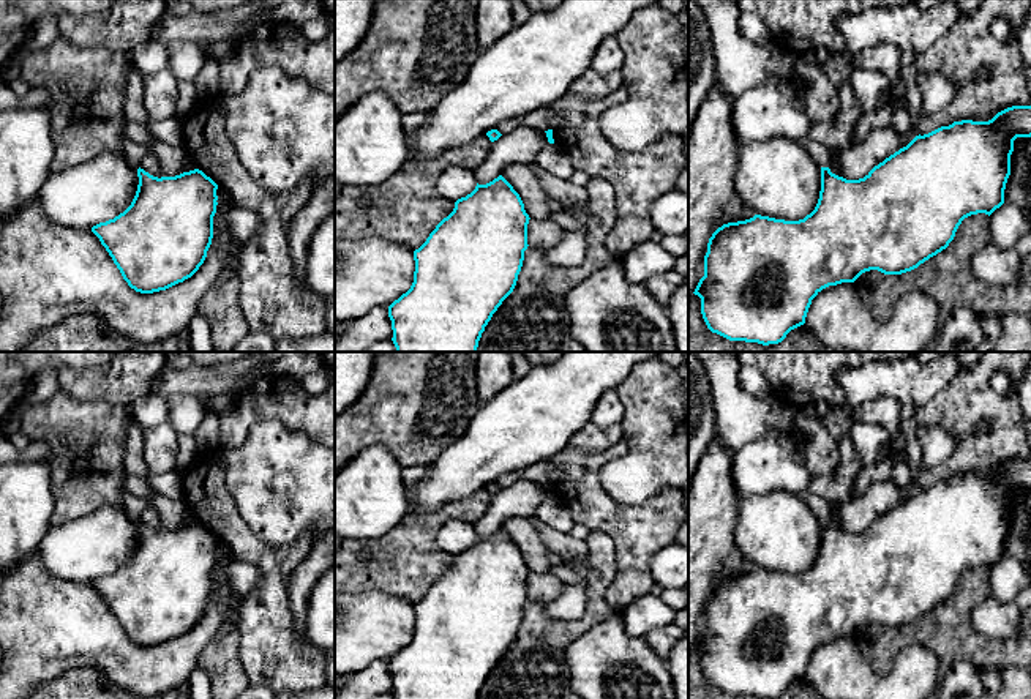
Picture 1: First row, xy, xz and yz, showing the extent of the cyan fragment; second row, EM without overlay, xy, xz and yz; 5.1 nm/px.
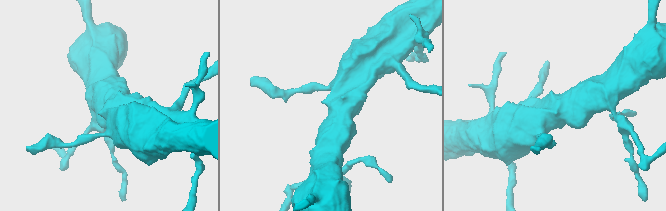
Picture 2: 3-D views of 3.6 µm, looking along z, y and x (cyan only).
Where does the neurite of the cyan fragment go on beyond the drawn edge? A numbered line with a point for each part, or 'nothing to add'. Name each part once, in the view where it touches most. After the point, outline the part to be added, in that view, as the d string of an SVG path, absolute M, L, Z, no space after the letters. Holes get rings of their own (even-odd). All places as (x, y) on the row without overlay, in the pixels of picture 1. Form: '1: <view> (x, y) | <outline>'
1: yz (820, 505) | M805 491L802 497L810 505L812 511L818 516L819 521L829 521L830 497L821 494L810 494L808 491Z

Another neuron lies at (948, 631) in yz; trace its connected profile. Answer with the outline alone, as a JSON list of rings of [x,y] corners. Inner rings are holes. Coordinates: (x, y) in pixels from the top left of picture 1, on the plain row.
[[[971,568],[962,574],[949,600],[917,622],[902,628],[870,623],[854,637],[878,677],[886,677],[900,650],[911,644],[927,647],[936,655],[938,685],[957,660],[968,660],[977,667],[1023,666],[1031,671],[1031,607],[1022,614],[1017,636],[990,637],[977,633],[971,623],[974,607],[988,596],[990,570]]]

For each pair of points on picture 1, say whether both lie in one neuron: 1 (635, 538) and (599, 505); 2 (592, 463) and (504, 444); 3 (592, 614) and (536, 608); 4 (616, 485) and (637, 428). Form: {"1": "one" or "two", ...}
{"1": "one", "2": "two", "3": "one", "4": "one"}

